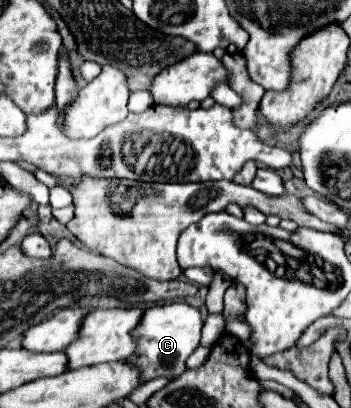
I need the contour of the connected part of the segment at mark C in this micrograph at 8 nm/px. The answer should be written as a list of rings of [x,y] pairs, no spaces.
[[[185,302],[151,306],[145,310],[141,322],[131,330],[131,338],[135,340],[137,348],[127,358],[127,362],[139,370],[141,382],[147,382],[147,380],[153,380],[159,376],[177,378],[187,368],[185,360],[199,346],[201,326],[203,326],[203,322],[201,322],[199,310]]]

